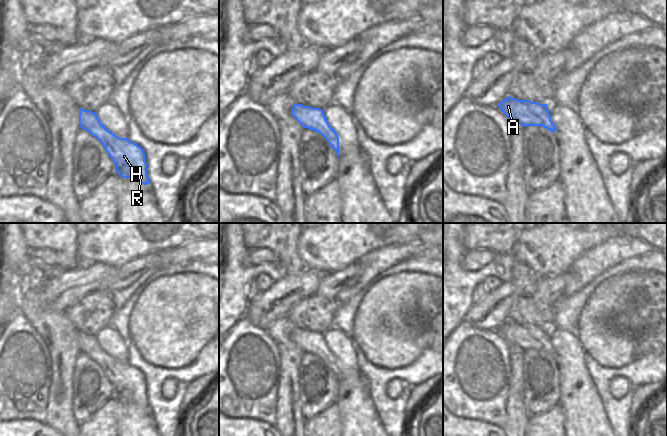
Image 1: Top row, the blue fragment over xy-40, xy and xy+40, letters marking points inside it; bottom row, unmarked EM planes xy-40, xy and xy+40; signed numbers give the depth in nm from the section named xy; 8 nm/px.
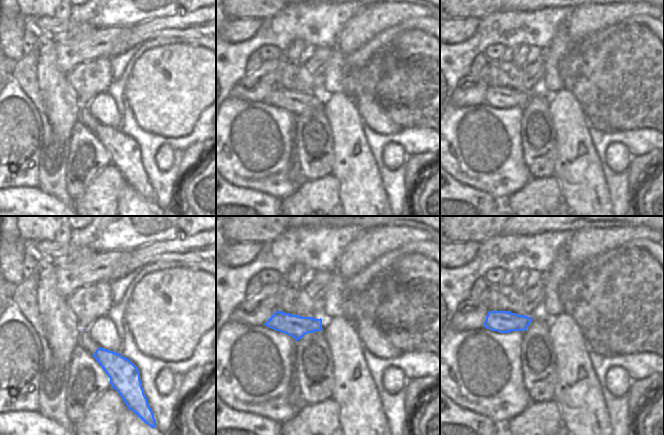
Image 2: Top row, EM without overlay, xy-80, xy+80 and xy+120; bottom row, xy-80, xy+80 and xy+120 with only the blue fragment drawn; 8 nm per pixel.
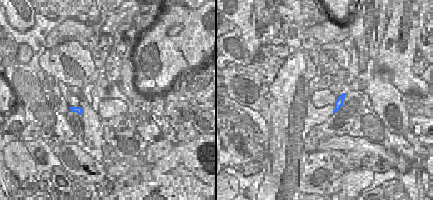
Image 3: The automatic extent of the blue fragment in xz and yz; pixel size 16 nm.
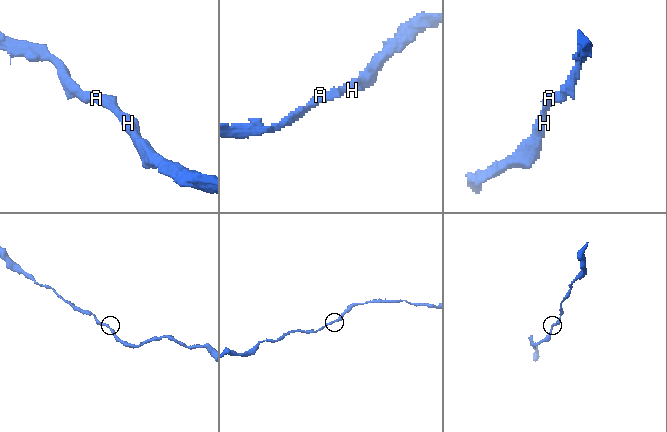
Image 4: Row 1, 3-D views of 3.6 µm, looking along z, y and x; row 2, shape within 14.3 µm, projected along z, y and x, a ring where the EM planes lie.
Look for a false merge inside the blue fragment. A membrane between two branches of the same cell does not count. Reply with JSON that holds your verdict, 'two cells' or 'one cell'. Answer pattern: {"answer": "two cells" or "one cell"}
{"answer": "one cell"}

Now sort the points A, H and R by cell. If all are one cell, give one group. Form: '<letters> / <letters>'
A H R

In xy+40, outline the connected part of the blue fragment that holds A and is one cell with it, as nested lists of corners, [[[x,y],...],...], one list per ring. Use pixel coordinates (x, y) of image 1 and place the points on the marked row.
[[[508,96],[497,106],[511,122],[518,122],[524,127],[542,126],[555,132],[555,125],[551,121],[547,104],[530,100],[518,100]]]

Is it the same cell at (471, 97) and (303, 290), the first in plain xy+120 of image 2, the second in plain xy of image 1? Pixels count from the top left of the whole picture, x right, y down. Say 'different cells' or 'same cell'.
same cell

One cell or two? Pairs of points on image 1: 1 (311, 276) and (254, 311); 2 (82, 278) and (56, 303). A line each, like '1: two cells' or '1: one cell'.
1: one cell
2: one cell

